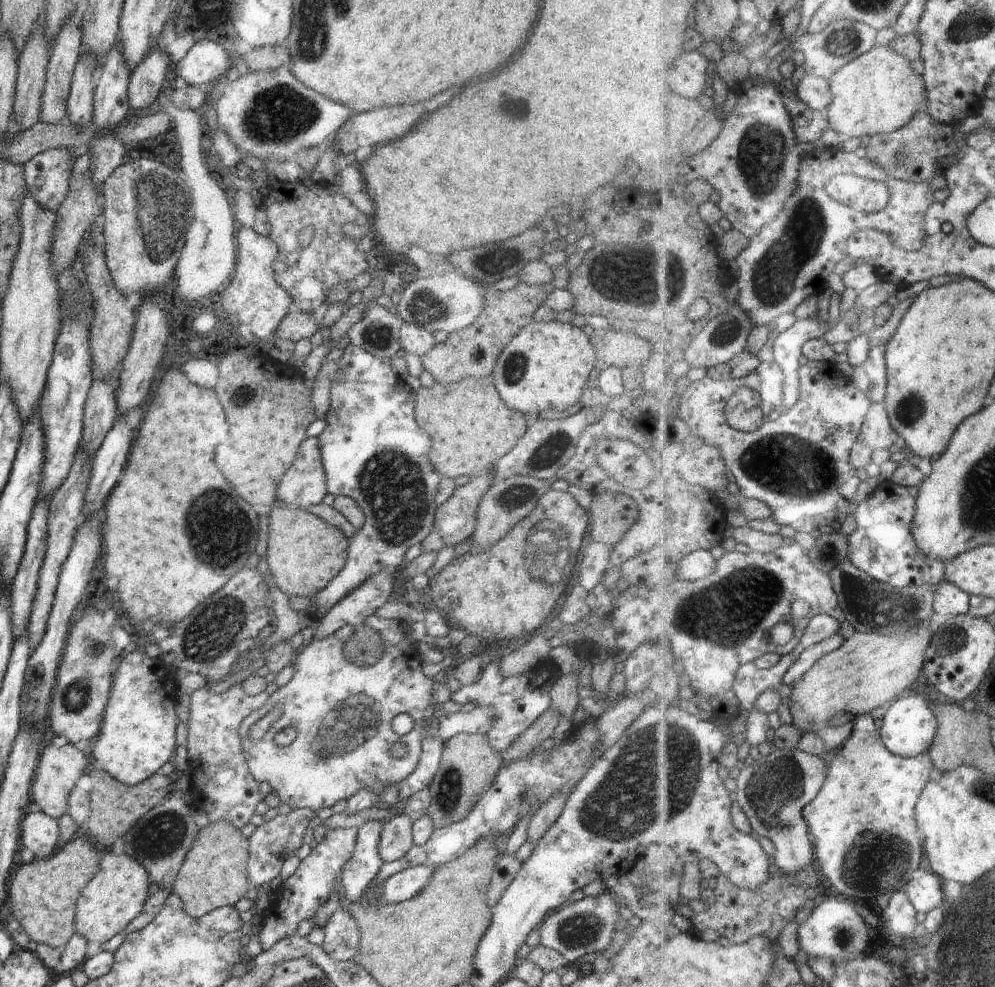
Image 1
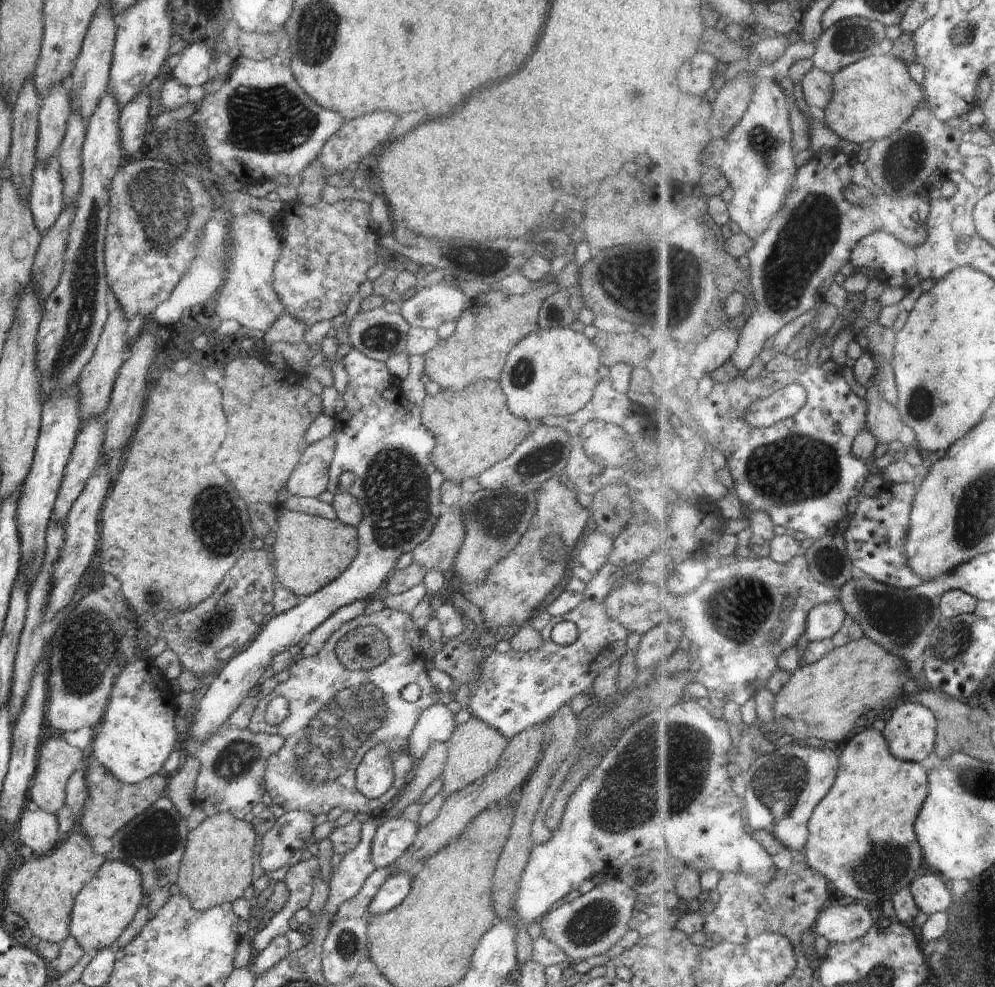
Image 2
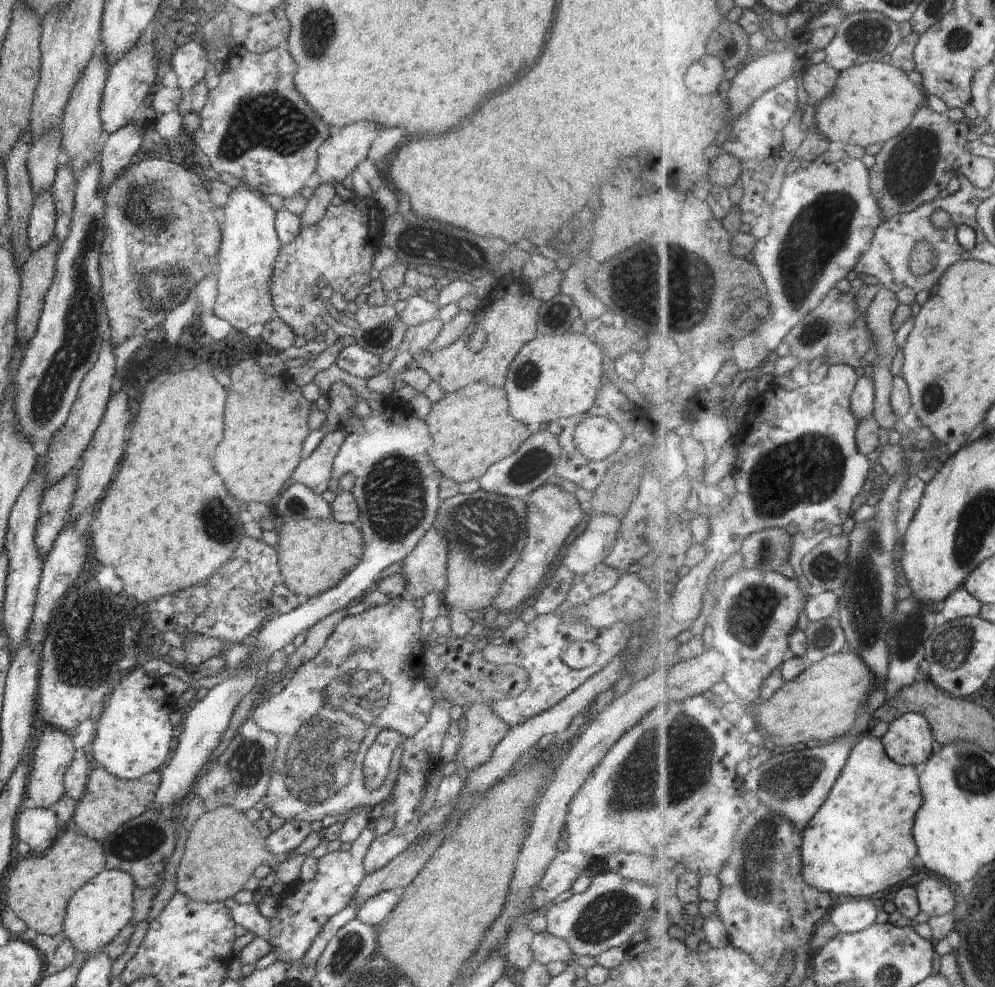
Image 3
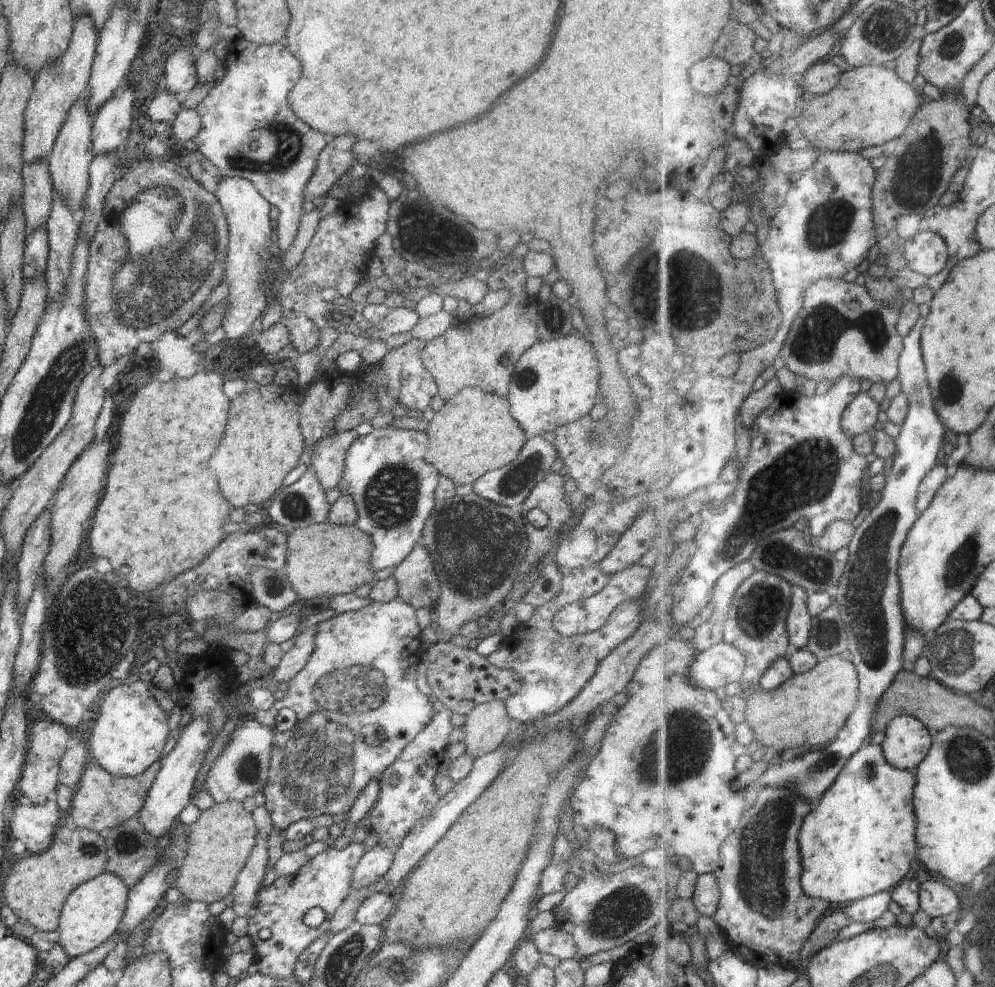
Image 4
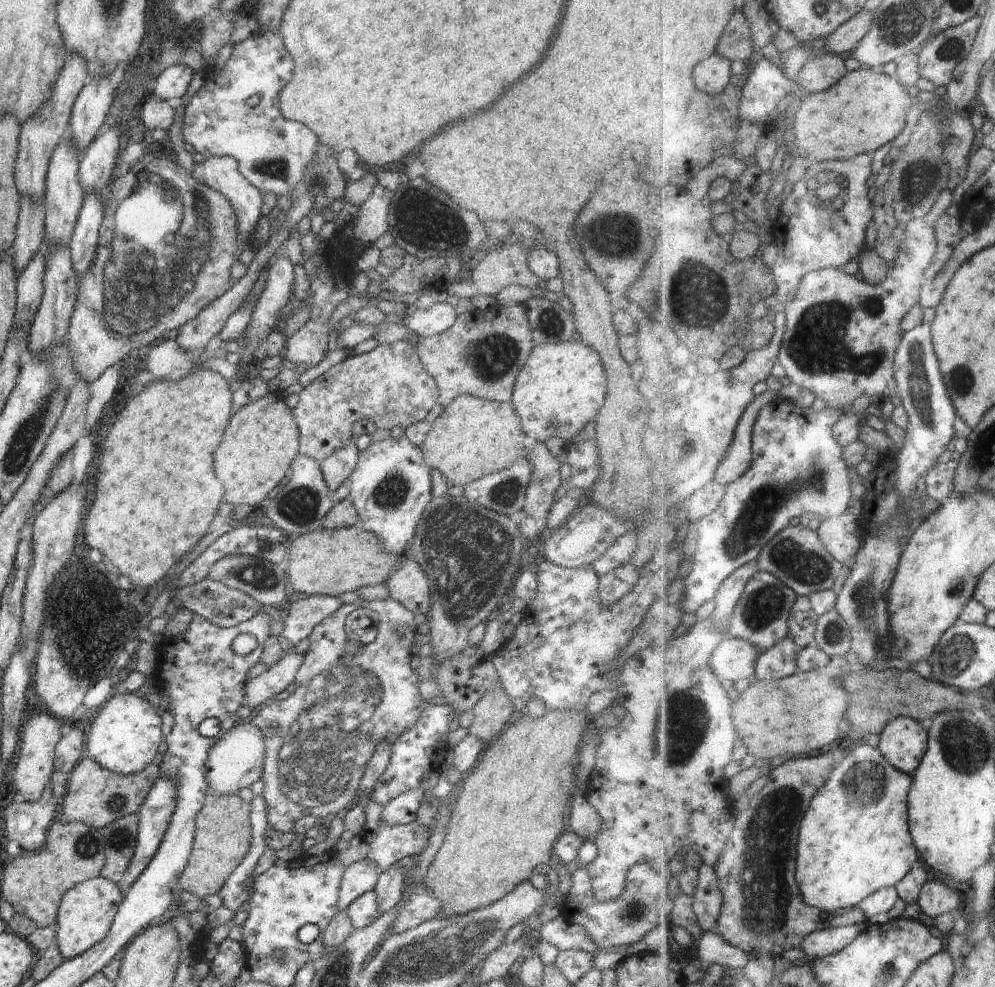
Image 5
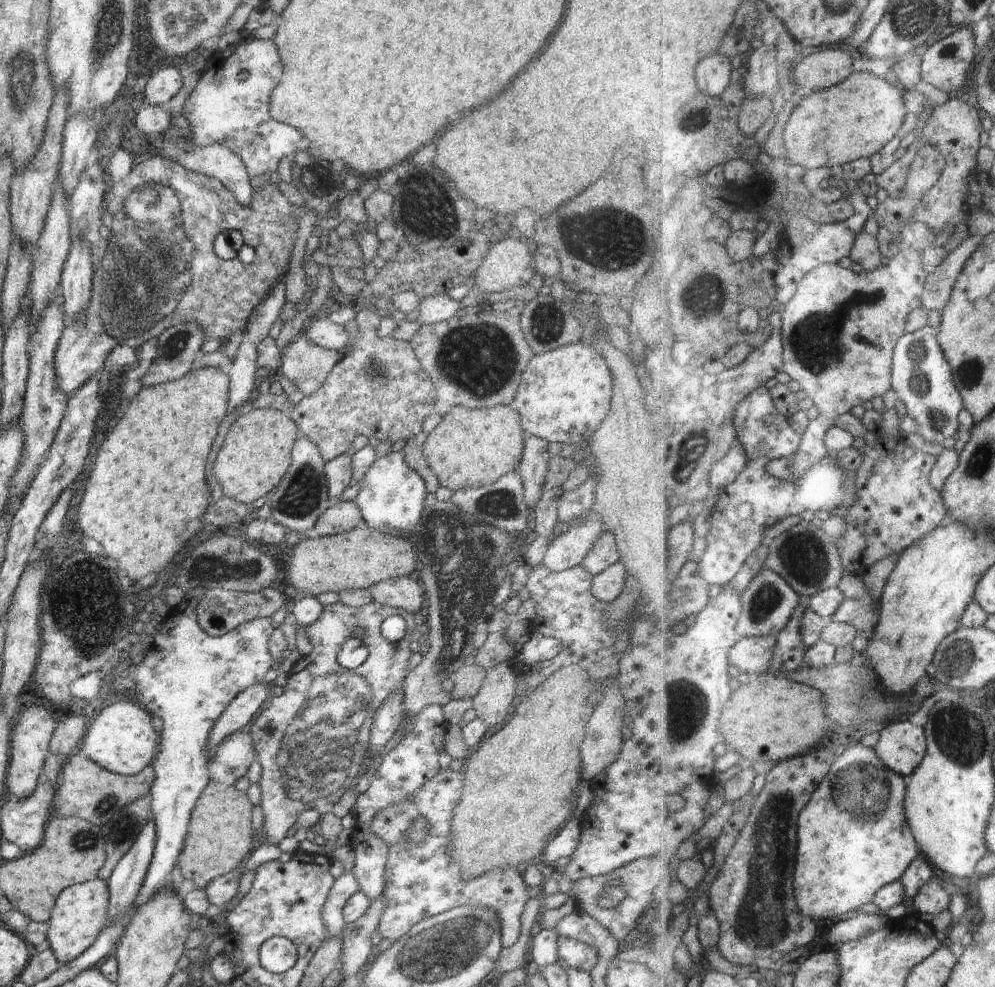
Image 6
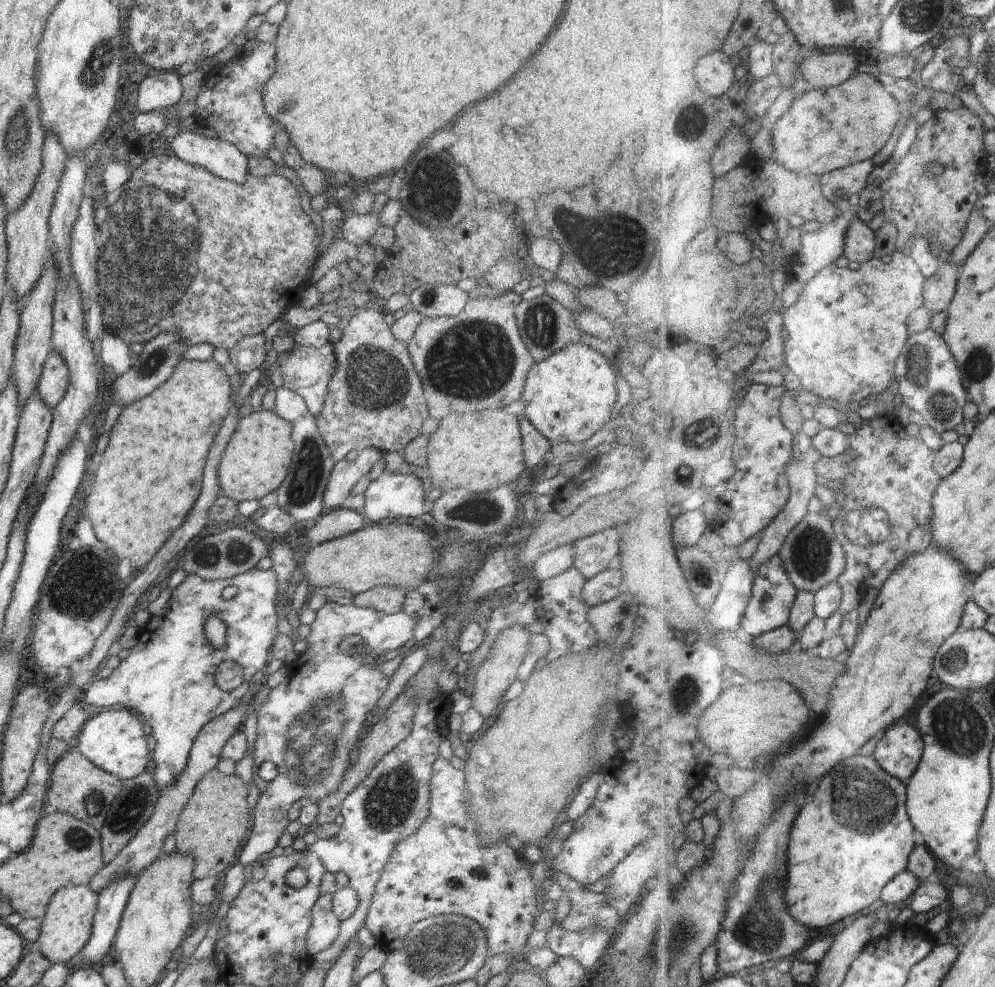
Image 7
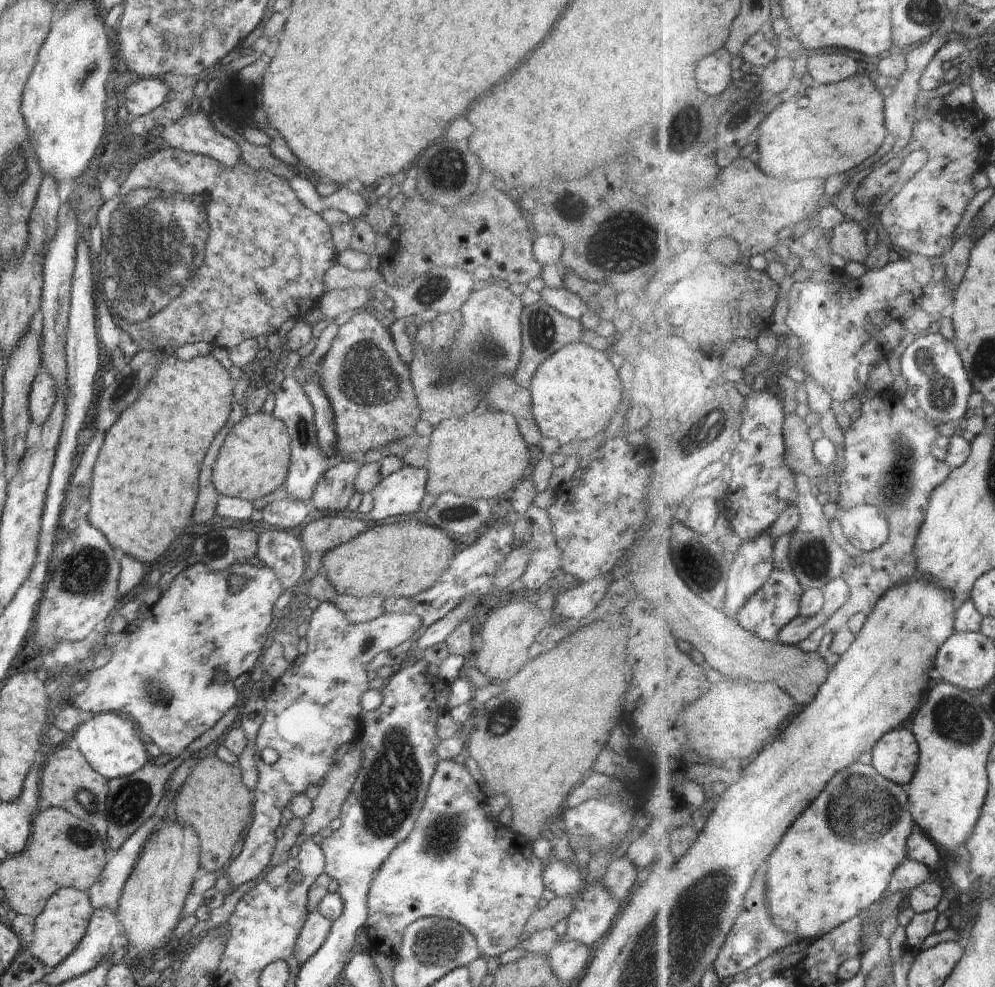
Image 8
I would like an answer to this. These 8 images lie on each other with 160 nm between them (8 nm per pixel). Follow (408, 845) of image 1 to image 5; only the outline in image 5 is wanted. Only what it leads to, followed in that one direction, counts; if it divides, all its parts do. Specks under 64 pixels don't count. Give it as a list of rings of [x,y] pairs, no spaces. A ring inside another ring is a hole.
[[[365,858],[346,868],[340,886],[338,910],[345,910],[362,894],[376,888],[380,872],[374,862]]]

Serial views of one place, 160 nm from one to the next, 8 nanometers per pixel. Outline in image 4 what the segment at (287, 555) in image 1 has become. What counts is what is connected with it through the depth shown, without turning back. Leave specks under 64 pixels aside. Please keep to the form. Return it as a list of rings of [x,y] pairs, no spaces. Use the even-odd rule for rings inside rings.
[[[314,523],[287,534],[284,572],[298,594],[301,605],[311,605],[334,595],[353,593],[358,586],[370,584],[376,576],[371,565],[372,537],[354,525]]]

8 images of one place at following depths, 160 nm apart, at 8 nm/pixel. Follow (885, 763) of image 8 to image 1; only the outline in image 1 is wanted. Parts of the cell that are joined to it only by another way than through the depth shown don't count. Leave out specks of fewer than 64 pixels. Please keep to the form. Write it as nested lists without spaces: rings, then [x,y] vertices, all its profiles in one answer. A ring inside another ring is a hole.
[[[920,692],[914,697],[895,700],[890,704],[881,728],[881,734],[887,747],[894,754],[902,754],[902,756],[922,756],[922,754],[930,752],[938,732],[936,714],[932,712],[931,704]]]

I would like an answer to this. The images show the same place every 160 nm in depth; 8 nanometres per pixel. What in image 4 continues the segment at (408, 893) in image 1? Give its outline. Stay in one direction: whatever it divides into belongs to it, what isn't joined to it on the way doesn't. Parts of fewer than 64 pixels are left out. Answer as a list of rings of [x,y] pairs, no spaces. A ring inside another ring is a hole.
[[[376,891],[367,896],[357,908],[355,922],[363,925],[384,925],[394,911],[394,902],[388,892]]]

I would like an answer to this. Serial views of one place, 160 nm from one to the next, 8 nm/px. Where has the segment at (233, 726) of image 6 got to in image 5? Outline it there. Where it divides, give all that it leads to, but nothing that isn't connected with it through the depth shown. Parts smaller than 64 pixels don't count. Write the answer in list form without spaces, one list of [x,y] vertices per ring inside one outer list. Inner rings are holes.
[[[292,649],[257,678],[251,678],[244,684],[244,706],[256,711],[263,705],[267,705],[273,696],[285,691],[290,684],[296,681],[296,673],[300,668],[303,656]]]

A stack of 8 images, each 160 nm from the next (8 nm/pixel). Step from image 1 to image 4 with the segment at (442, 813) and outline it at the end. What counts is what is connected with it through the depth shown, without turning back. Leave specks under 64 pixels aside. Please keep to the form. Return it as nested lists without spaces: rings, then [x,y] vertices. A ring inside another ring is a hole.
[[[493,700],[475,706],[463,725],[466,752],[476,758],[498,750],[511,732],[510,719],[504,701]]]

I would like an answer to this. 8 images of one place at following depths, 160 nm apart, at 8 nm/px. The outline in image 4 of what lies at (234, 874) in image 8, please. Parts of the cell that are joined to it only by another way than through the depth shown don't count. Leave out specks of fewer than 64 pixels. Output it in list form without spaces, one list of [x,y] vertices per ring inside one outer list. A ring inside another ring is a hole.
[[[399,596],[387,603],[372,601],[370,604],[358,610],[336,614],[330,619],[316,624],[315,647],[306,663],[306,666],[292,680],[284,686],[285,696],[281,700],[274,701],[268,710],[259,710],[254,713],[254,718],[267,726],[274,734],[272,754],[269,762],[269,779],[261,790],[265,796],[263,806],[270,815],[273,826],[281,828],[284,832],[296,821],[316,818],[322,814],[346,814],[354,804],[356,797],[364,790],[370,779],[378,779],[390,766],[403,748],[412,742],[416,735],[424,730],[424,727],[432,720],[433,704],[428,697],[418,689],[419,678],[416,673],[418,664],[423,660],[425,650],[424,643],[420,639],[420,626],[416,621],[415,608],[406,604]]]

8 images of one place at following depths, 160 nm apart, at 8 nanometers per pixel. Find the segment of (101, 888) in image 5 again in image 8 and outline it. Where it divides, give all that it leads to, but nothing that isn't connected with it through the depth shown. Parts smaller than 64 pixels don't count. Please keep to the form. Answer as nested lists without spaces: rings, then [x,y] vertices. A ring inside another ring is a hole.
[[[62,887],[48,898],[44,910],[34,918],[34,936],[28,944],[30,954],[48,966],[58,966],[79,945],[93,911],[87,891]]]

